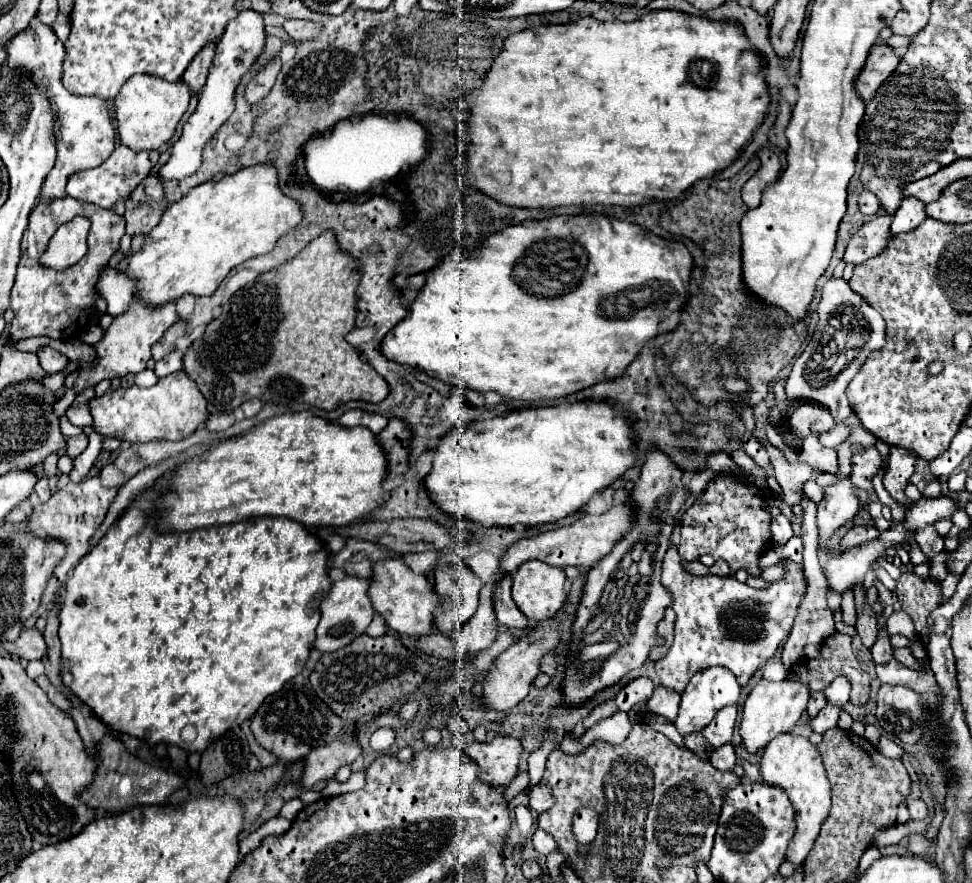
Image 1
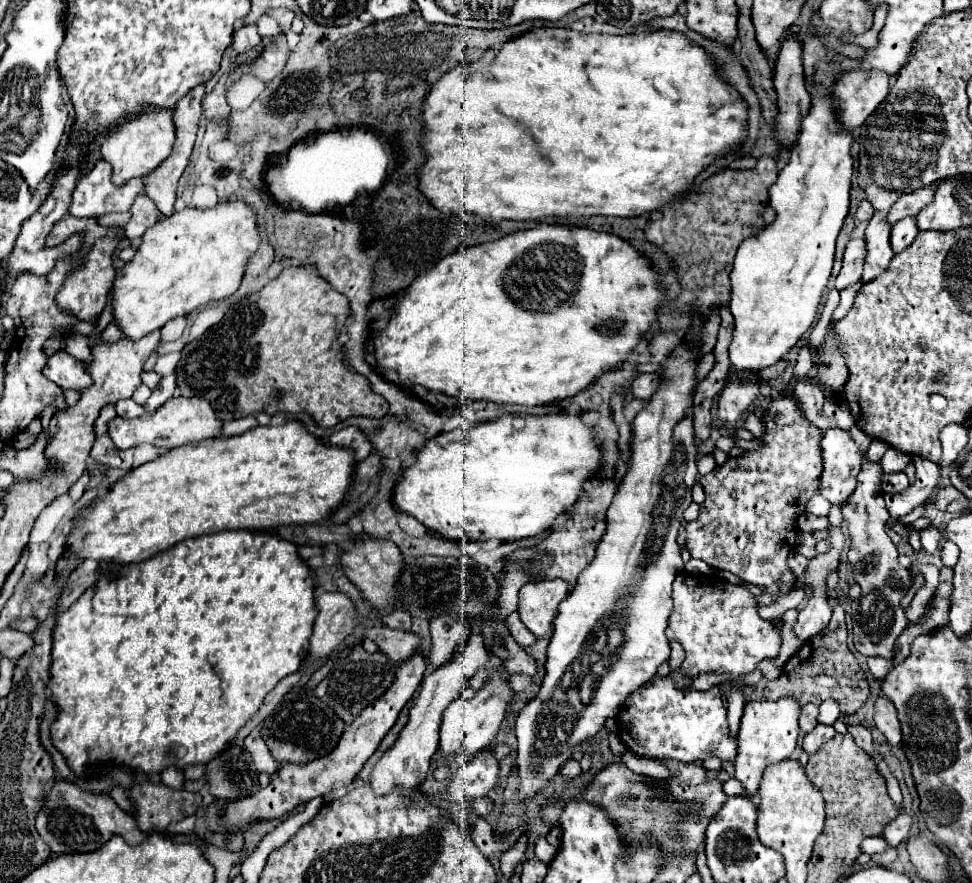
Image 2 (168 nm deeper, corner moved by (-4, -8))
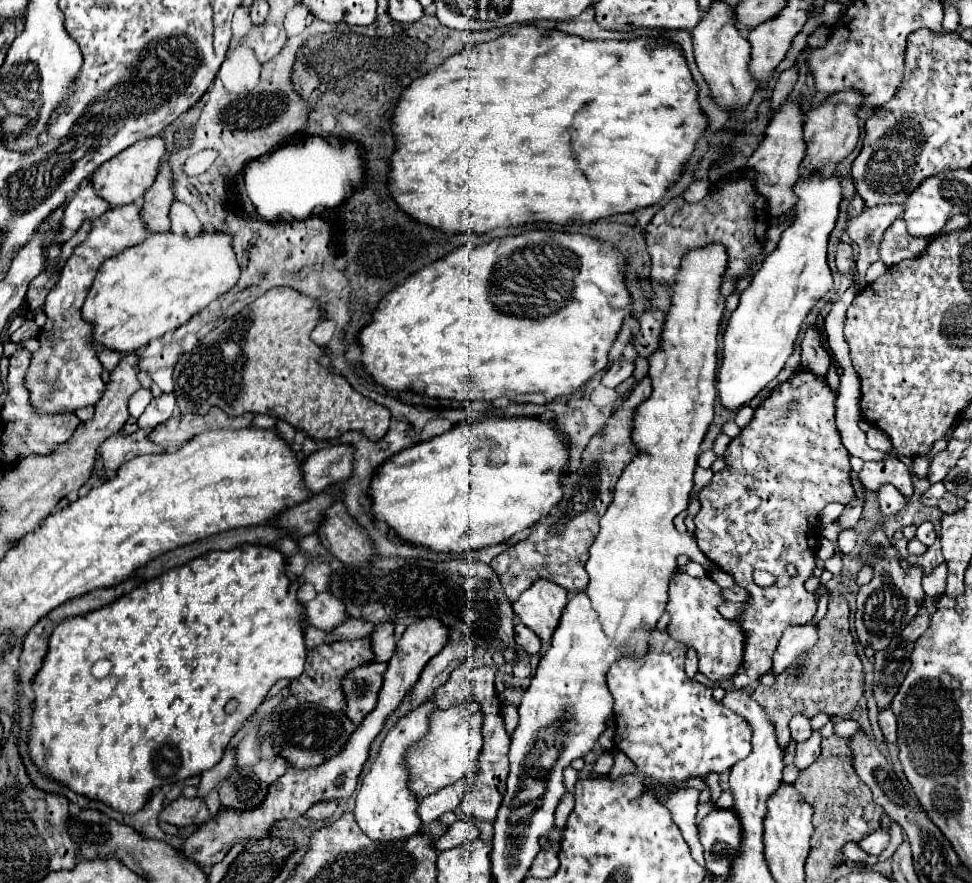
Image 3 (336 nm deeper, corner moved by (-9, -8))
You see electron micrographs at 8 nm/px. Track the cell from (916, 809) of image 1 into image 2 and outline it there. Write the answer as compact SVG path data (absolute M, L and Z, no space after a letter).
M898 814L898 818L886 824L886 828L880 832L880 838L884 838L888 846L896 848L910 834L910 828L912 828L912 818L908 814Z

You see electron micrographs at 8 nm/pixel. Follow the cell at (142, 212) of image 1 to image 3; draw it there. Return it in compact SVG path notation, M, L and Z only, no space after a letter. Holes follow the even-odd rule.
M127 204L125 208L107 210L103 216L93 220L93 230L89 238L75 248L71 258L65 262L61 270L61 278L57 286L49 292L45 300L44 313L47 318L45 326L38 335L41 347L33 352L33 364L25 376L25 386L31 392L31 404L45 414L51 412L75 412L83 406L93 406L105 392L105 384L101 380L101 362L95 352L95 344L91 340L93 326L81 314L81 306L89 294L93 278L99 266L109 260L109 256L119 254L127 246L133 246L149 236L149 228L141 220L141 206ZM53 340L53 342L51 342ZM65 342L65 344L57 344ZM57 344L57 354L53 350Z

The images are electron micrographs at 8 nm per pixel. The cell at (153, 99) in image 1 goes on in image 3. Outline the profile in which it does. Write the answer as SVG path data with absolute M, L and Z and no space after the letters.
M151 136L151 138L139 140L137 144L129 146L127 150L113 156L113 160L107 160L105 164L101 164L97 168L97 172L93 174L93 184L97 188L97 194L103 200L107 200L111 204L111 208L125 206L125 204L141 200L145 190L155 182L155 176L159 172L159 164L165 158L165 154L167 154L167 150L165 150L163 138Z

